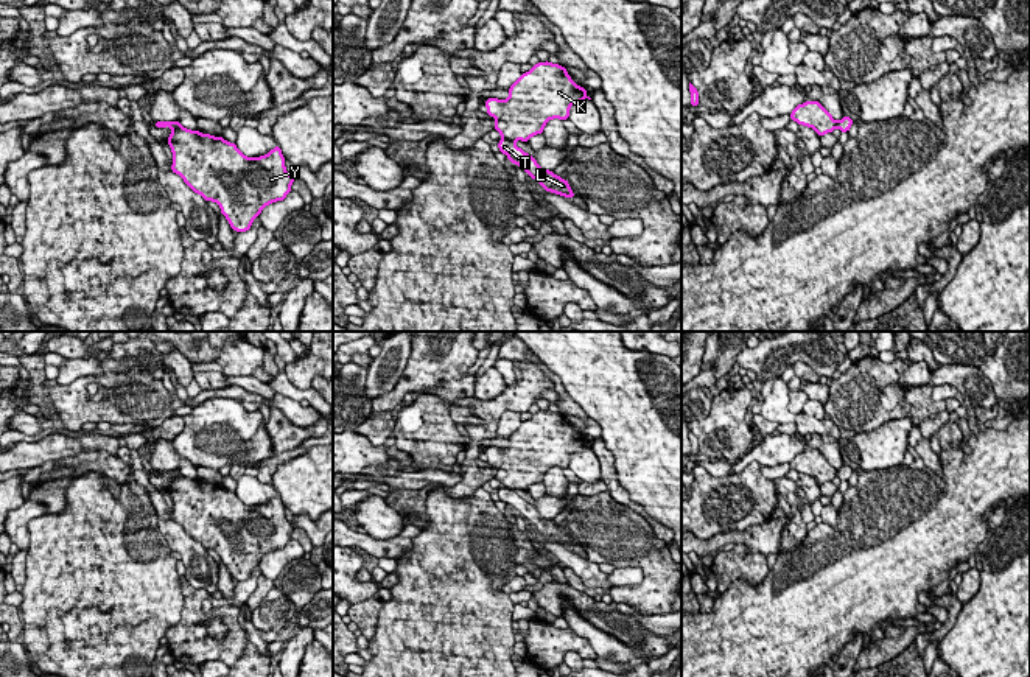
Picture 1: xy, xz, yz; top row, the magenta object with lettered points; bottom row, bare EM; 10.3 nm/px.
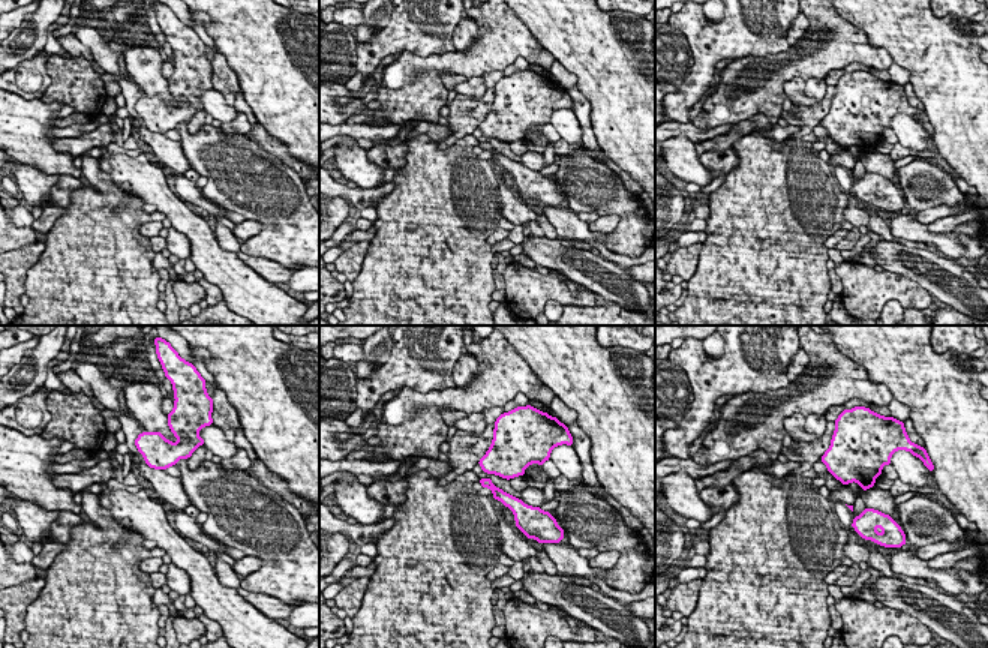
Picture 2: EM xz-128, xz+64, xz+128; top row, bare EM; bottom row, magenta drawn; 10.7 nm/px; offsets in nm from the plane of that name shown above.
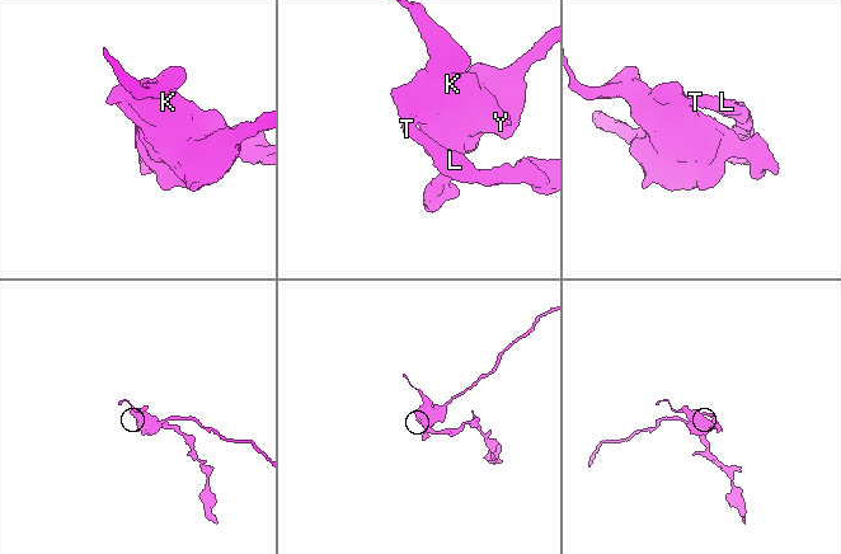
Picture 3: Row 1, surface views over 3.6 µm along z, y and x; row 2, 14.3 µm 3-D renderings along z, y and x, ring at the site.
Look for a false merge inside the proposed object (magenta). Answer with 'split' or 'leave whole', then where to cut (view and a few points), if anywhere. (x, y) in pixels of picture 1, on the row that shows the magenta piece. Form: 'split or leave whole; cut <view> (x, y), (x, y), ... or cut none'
split; cut xz (504, 137), (512, 140)

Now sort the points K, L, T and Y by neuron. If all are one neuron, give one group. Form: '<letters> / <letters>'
K Y / L T

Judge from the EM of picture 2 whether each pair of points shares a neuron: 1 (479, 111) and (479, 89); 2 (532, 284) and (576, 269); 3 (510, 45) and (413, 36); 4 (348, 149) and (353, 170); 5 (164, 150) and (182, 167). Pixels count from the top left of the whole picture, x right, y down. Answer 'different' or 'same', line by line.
1: different
2: different
3: different
4: same
5: same

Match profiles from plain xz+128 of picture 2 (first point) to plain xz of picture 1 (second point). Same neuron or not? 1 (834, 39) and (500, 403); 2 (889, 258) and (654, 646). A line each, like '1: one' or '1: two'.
1: one
2: one

